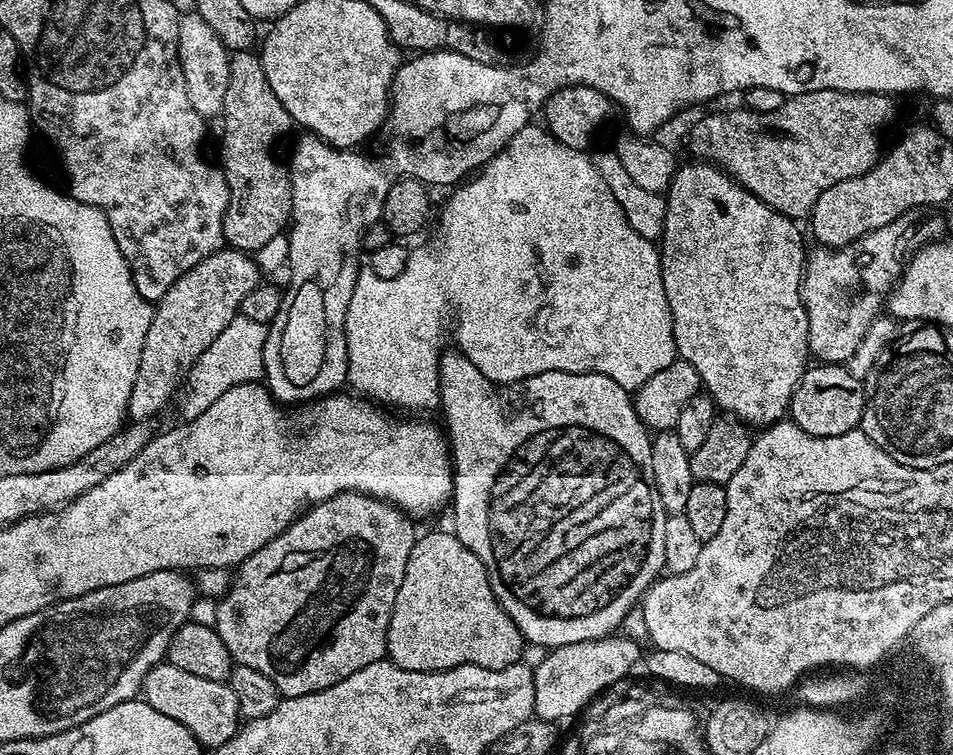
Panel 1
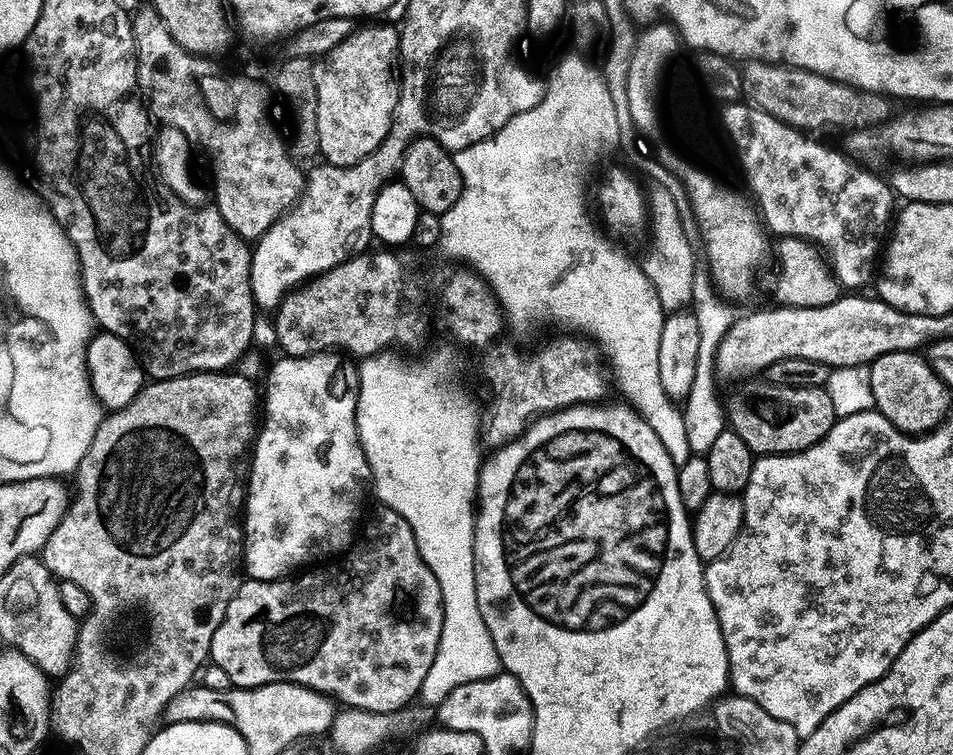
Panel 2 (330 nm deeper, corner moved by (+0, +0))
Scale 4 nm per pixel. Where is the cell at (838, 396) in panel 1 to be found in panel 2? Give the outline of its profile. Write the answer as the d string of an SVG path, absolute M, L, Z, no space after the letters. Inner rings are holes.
M761 382L753 388L744 388L732 396L732 401L726 404L726 420L731 431L746 442L746 446L754 454L762 456L786 456L789 452L801 452L814 446L836 424L838 417L834 412L833 403L825 387L793 388L782 384Z

